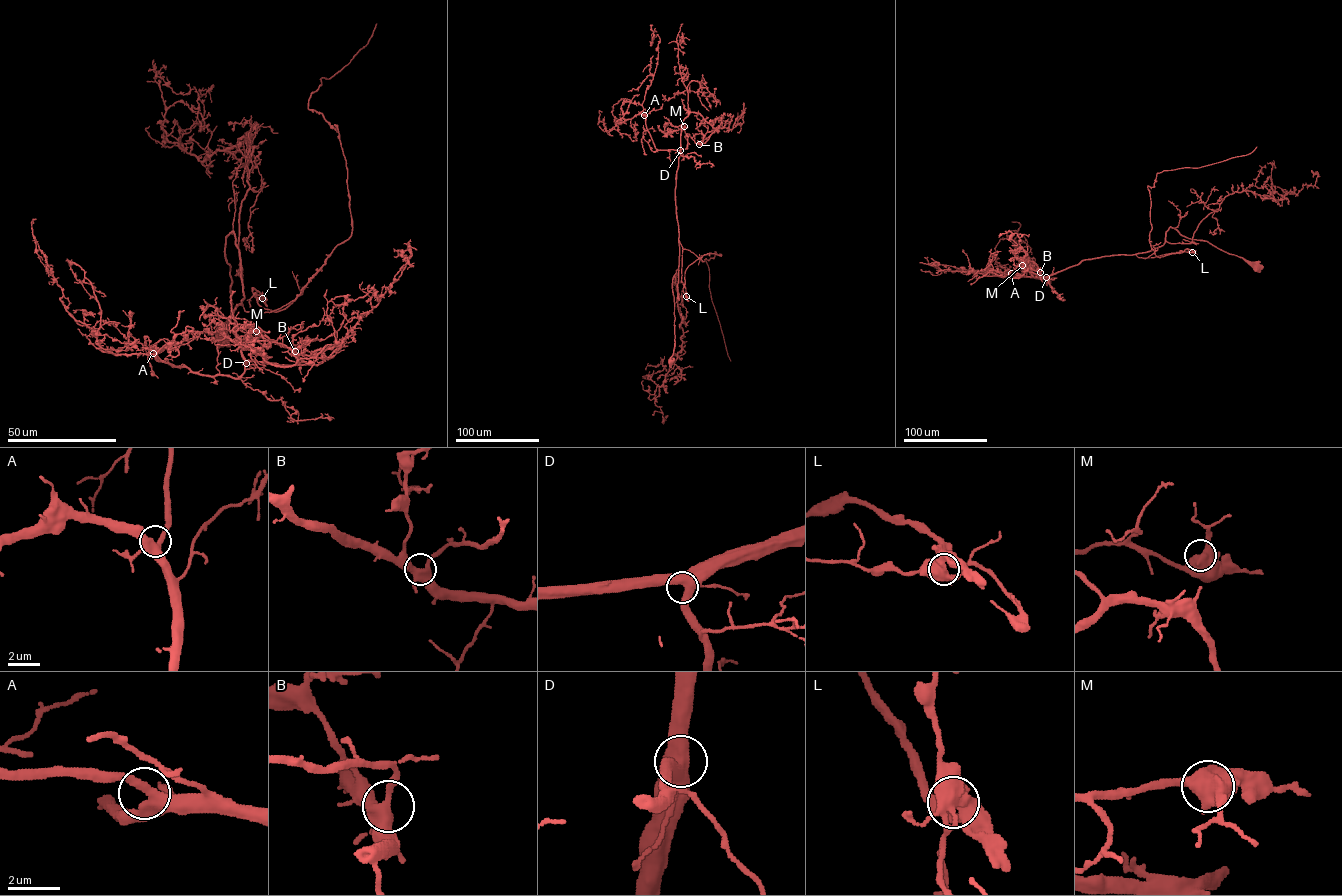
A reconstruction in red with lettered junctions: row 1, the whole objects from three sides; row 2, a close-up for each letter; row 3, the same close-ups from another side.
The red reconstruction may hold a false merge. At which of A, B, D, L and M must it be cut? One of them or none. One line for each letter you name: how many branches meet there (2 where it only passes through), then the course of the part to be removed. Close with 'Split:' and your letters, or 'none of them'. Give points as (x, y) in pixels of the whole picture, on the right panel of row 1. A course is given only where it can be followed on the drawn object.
L: branches 4; course (1192, 252), (1155, 255), (1149, 241), (1147, 186), (1164, 170), (1198, 168), (1248, 154), (1256, 146)
Split: L

